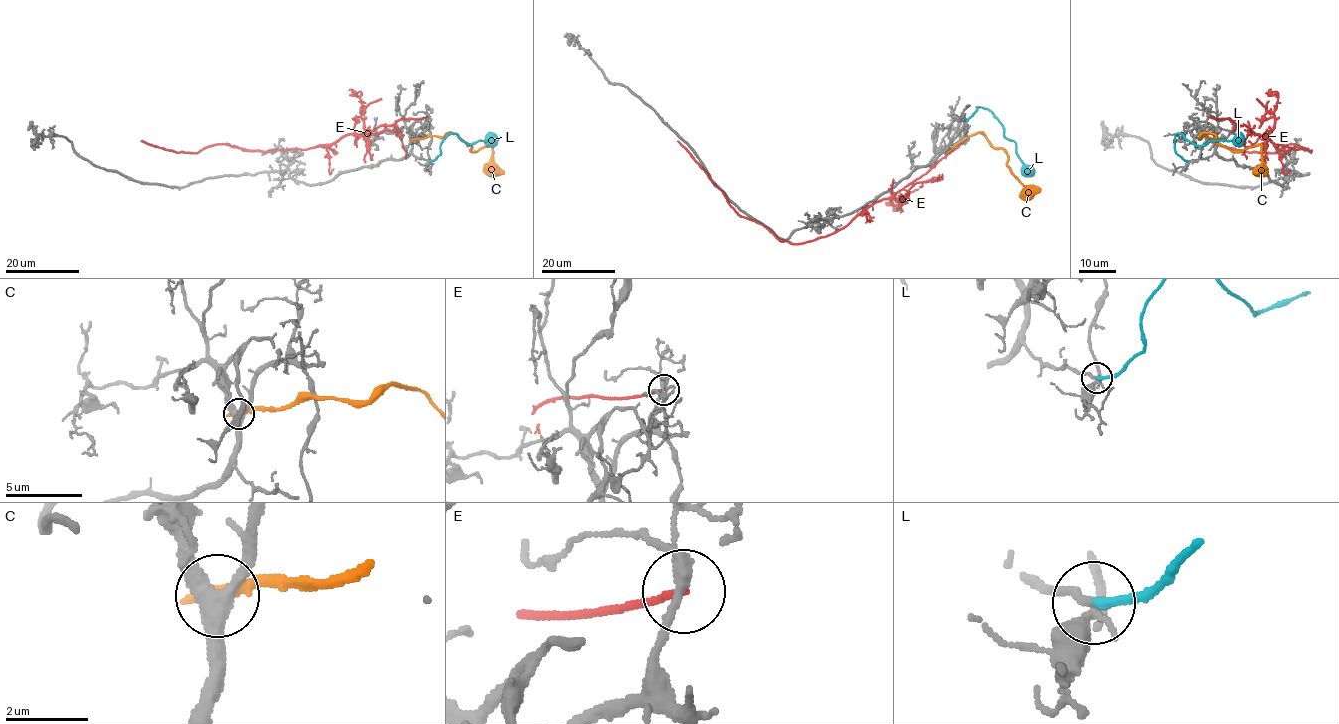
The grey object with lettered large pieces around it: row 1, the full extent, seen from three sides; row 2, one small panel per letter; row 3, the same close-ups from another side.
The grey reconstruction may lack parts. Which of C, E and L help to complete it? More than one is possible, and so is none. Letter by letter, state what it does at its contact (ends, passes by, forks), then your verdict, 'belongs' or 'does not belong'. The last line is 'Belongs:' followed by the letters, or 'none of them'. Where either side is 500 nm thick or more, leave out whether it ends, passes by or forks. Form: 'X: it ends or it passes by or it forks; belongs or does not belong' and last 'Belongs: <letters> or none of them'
C: it ends; does not belong
E: it ends; does not belong
L: it ends; belongs
Belongs: L

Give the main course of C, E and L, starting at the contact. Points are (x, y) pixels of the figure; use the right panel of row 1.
C: (1218, 140), (1200, 136), (1213, 133), (1218, 143), (1232, 151), (1260, 144), (1266, 167), (1262, 176)
E: (1208, 116), (1245, 125), (1275, 144), (1311, 151), (1287, 144), (1275, 153), (1259, 153), (1208, 140)
L: (1188, 161), (1176, 153), (1177, 133), (1196, 145), (1211, 141), (1232, 141), (1237, 137), (1244, 140)

